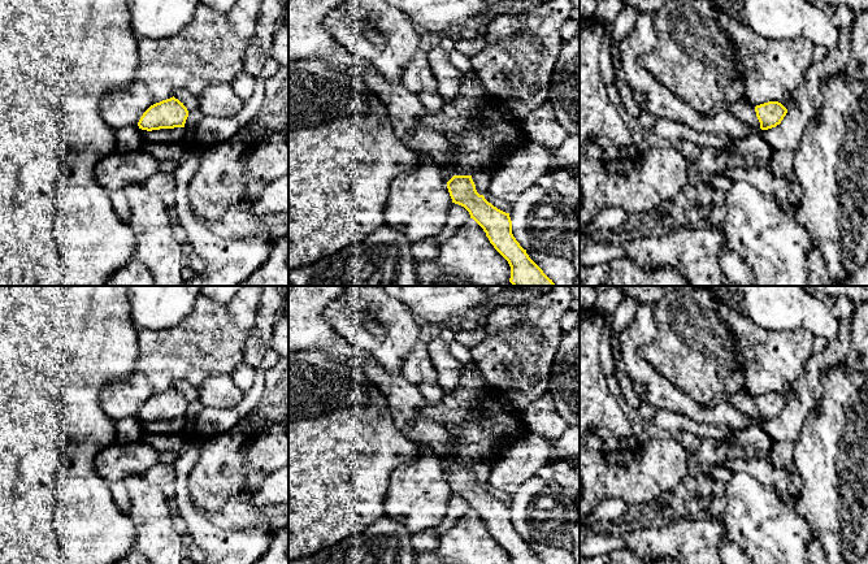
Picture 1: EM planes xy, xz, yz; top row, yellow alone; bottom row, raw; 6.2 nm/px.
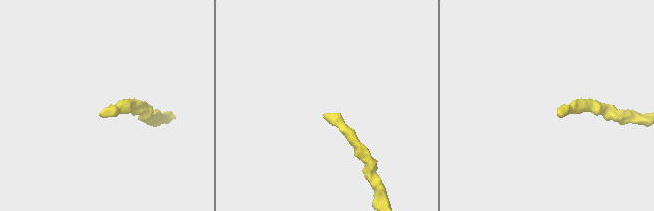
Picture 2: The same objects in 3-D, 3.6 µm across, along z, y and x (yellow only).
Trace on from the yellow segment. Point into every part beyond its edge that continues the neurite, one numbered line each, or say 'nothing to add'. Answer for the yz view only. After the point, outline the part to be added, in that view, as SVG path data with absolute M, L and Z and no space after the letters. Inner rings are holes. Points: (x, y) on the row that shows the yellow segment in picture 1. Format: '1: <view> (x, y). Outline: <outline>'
1: yz (745, 112). Outline: M732 103L725 105L725 112L741 122L760 129L760 122L756 117L755 107L748 103Z

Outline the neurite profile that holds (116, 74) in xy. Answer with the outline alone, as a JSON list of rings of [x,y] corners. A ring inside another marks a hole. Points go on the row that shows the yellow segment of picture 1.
[[[0,0],[0,286],[105,286],[112,274],[135,257],[134,233],[114,212],[110,191],[97,183],[95,168],[103,157],[116,149],[116,130],[103,120],[100,101],[104,95],[126,90],[131,84],[139,65],[138,40],[131,29],[129,0]]]

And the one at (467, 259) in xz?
[[[473,218],[440,244],[437,259],[417,261],[421,286],[502,286],[509,278],[508,261]]]

